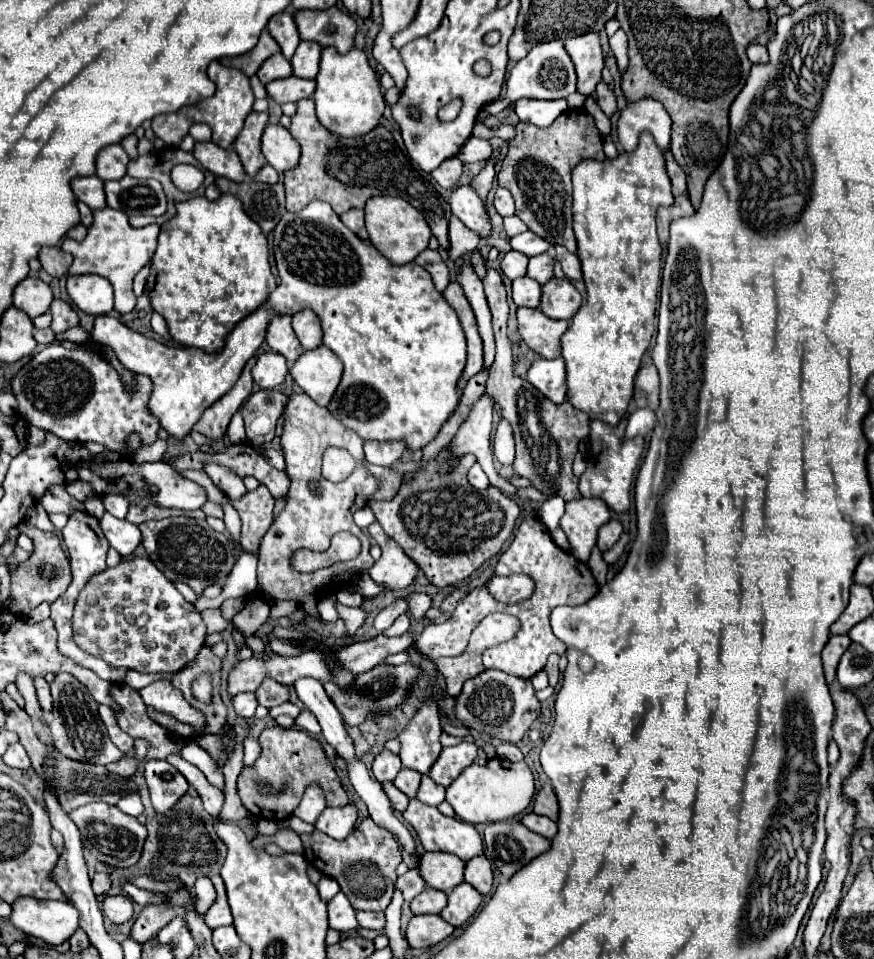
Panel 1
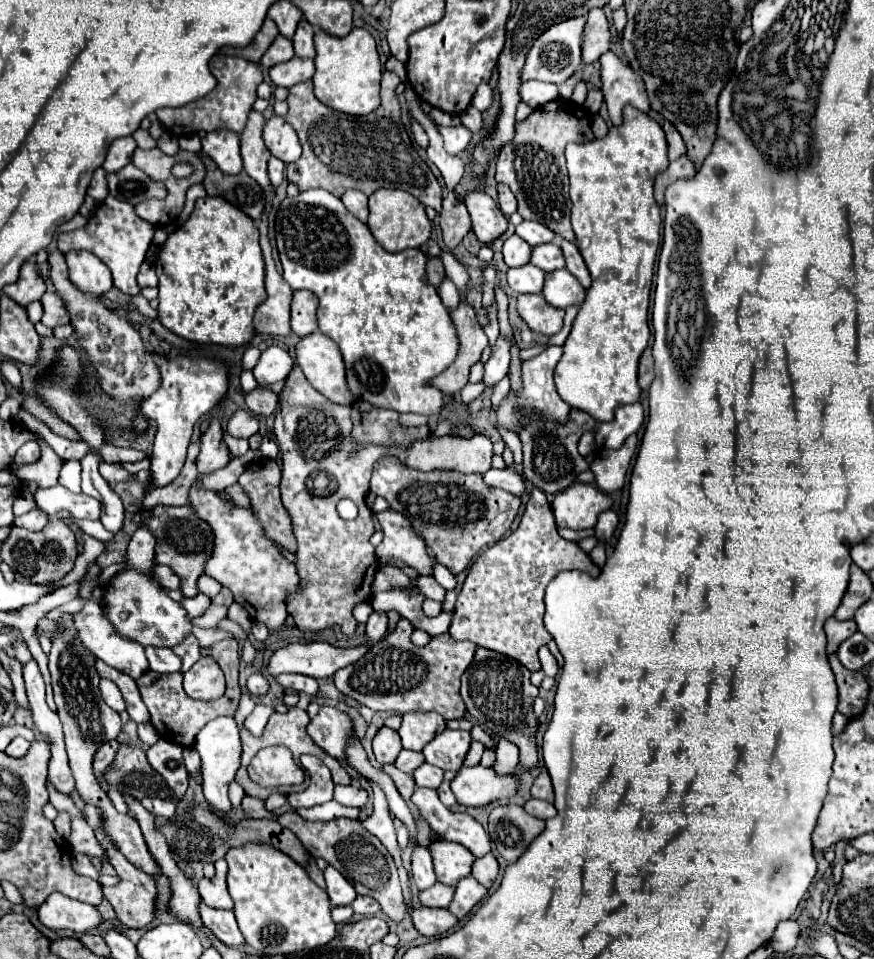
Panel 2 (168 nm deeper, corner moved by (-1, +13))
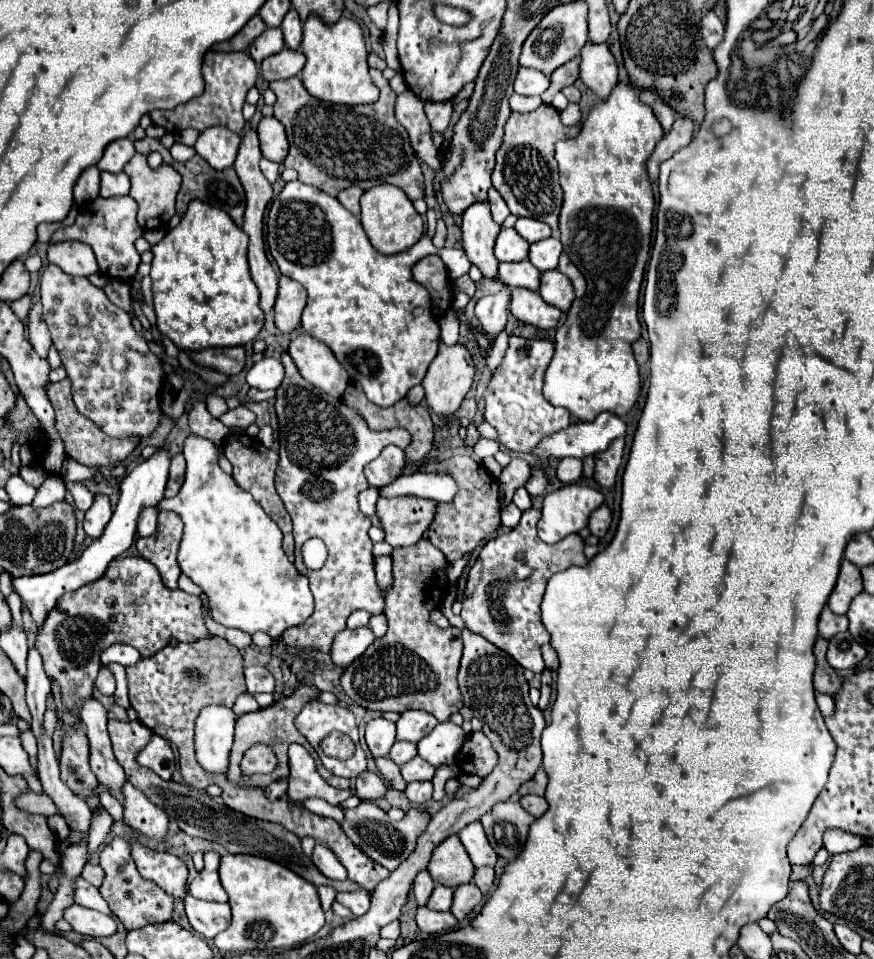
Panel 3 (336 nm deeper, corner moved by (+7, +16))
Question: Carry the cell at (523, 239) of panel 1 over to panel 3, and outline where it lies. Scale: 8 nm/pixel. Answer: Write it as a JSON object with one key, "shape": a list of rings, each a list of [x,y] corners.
{"shape":[[[518,218],[518,222],[516,222],[514,228],[516,228],[516,230],[520,232],[520,236],[522,236],[524,240],[528,240],[530,244],[532,244],[532,242],[538,242],[538,240],[544,240],[544,238],[548,238],[548,236],[552,234],[548,224],[540,222],[540,220],[534,220],[534,218]]]}

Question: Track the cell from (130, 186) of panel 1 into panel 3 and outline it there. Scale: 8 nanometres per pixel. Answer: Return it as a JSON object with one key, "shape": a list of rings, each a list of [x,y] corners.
{"shape":[[[102,172],[102,184],[100,184],[100,196],[102,198],[112,198],[112,196],[124,196],[130,190],[130,178],[120,172],[120,174],[110,174]]]}

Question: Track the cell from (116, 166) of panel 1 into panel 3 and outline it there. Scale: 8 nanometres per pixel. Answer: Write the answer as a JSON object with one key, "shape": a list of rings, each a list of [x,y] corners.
{"shape":[[[122,138],[122,140],[114,140],[112,144],[106,146],[102,160],[98,162],[98,168],[104,172],[122,172],[122,168],[126,166],[126,162],[130,162],[130,158],[136,154],[134,144],[130,138]]]}

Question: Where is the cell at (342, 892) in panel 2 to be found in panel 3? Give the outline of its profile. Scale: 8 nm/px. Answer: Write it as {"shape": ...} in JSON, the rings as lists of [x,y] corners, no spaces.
{"shape":[[[324,844],[314,846],[312,862],[324,876],[334,878],[334,880],[346,880],[346,868],[340,864],[340,860],[334,856],[334,852],[330,852],[330,848],[326,848]]]}

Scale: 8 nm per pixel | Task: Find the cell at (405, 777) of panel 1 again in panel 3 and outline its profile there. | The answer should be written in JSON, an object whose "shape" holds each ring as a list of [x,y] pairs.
{"shape":[[[394,742],[392,750],[390,750],[390,758],[392,758],[398,766],[406,764],[406,762],[412,760],[414,756],[416,756],[416,744],[412,744],[412,742]]]}

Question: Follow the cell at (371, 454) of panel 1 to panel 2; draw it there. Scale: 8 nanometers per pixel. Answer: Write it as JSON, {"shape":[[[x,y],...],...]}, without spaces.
{"shape":[[[400,415],[400,427],[420,427],[420,425],[426,425],[428,423],[428,419],[424,417],[424,415]]]}

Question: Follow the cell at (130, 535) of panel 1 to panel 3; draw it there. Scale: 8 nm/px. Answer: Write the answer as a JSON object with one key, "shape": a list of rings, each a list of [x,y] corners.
{"shape":[[[96,494],[92,508],[86,512],[86,518],[84,518],[84,532],[92,538],[98,538],[104,526],[110,522],[110,516],[112,516],[112,508],[110,508],[108,496]]]}

